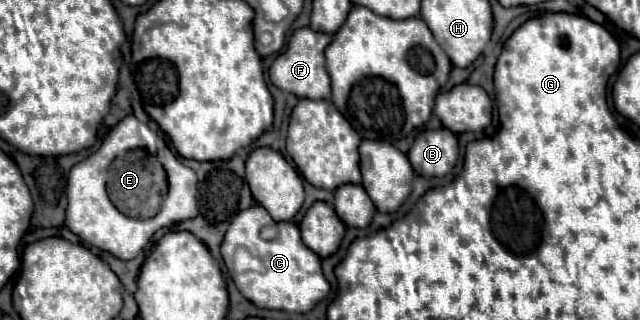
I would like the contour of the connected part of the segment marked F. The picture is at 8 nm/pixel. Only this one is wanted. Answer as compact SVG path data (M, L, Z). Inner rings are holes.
M310 27L296 29L286 45L286 49L274 59L270 67L270 81L288 93L294 93L296 97L308 97L308 99L330 99L330 77L324 69L324 49L328 47L332 35L326 35L322 31L314 31Z

